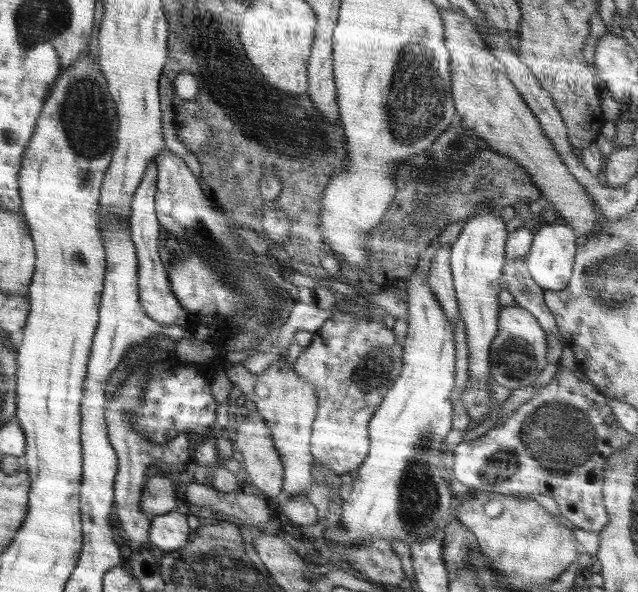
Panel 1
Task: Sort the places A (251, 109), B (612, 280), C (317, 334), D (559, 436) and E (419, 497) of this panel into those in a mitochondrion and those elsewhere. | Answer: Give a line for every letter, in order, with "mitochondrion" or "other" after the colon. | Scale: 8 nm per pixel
A: mitochondrion
B: mitochondrion
C: other
D: mitochondrion
E: mitochondrion

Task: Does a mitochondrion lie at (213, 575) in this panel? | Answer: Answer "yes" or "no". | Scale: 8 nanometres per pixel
yes

